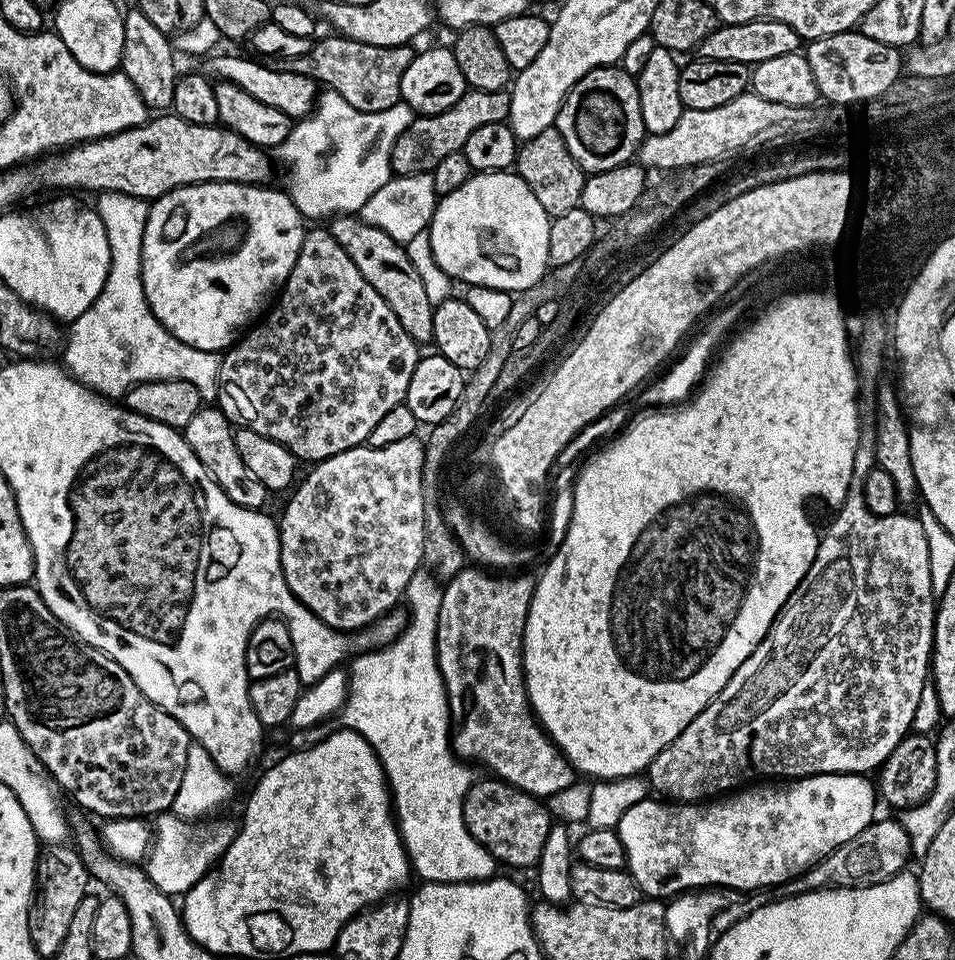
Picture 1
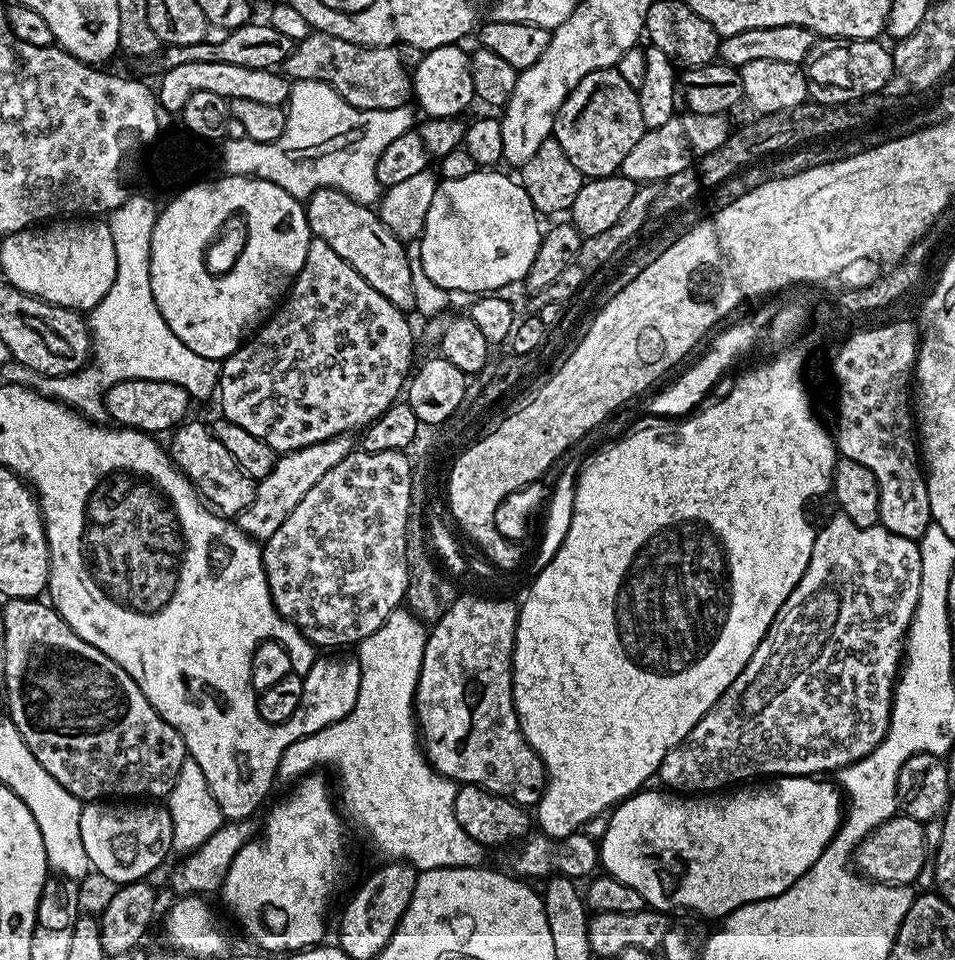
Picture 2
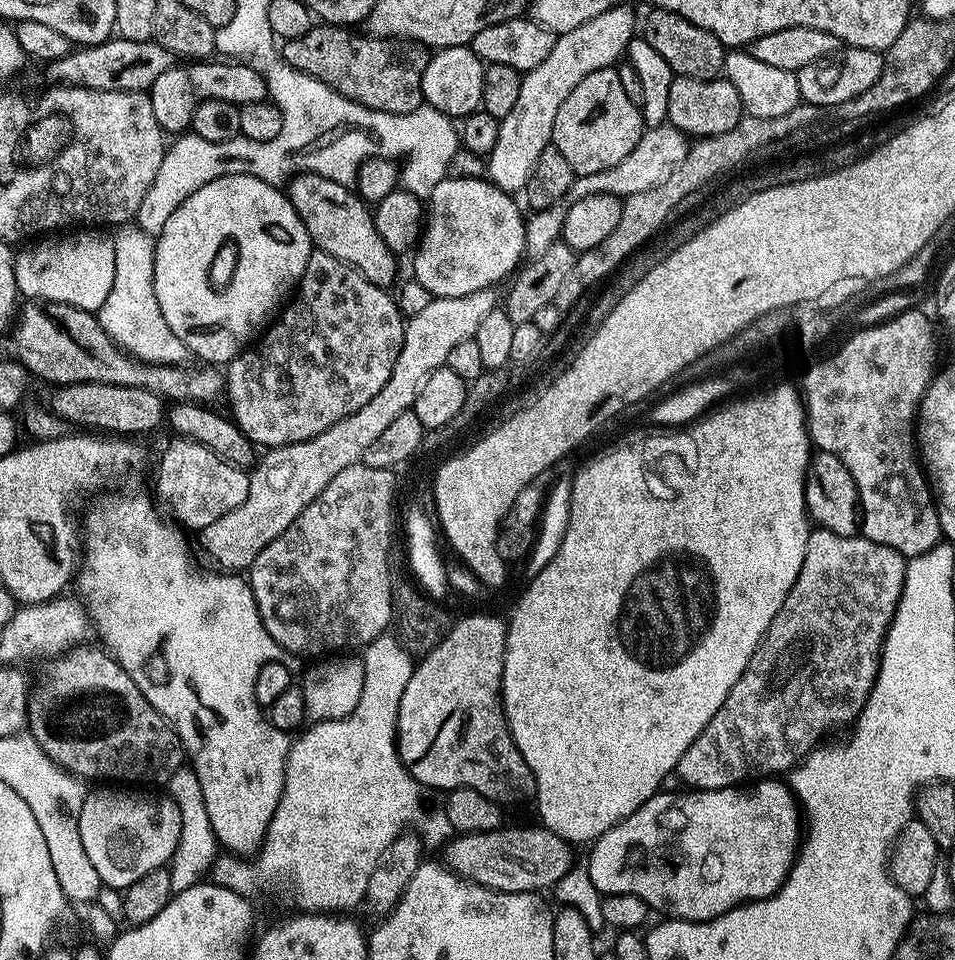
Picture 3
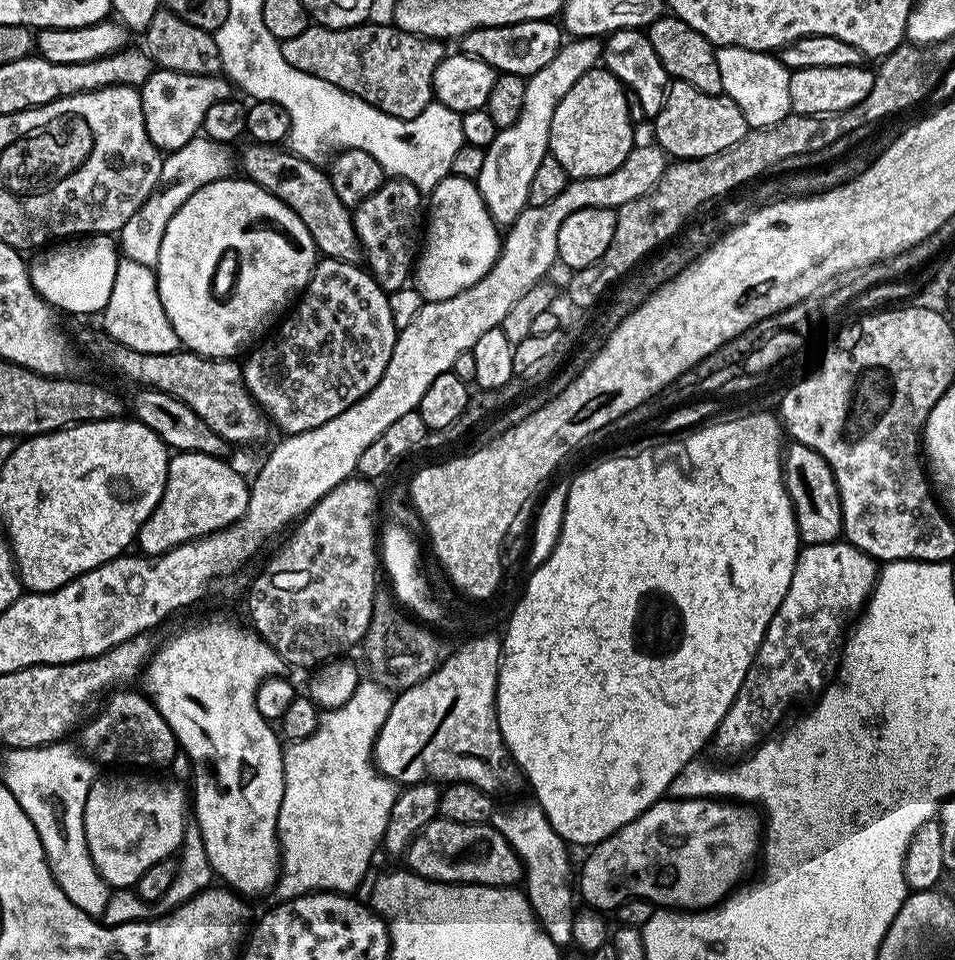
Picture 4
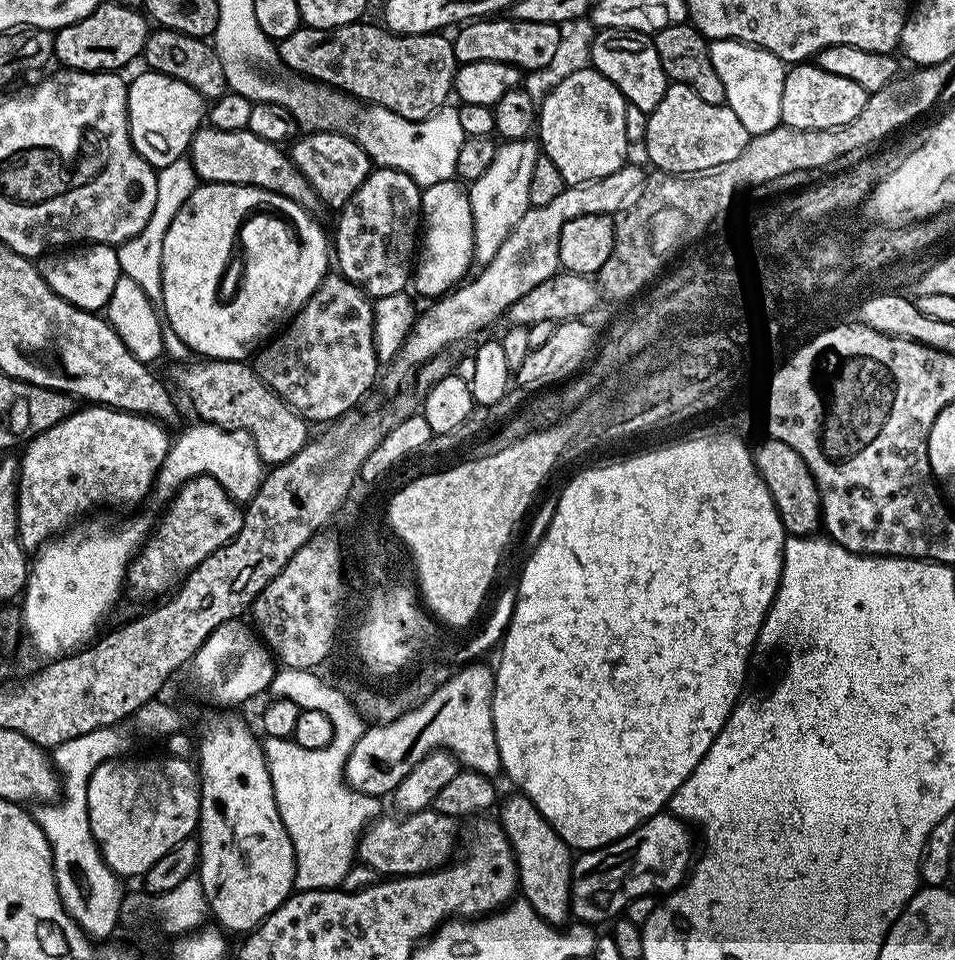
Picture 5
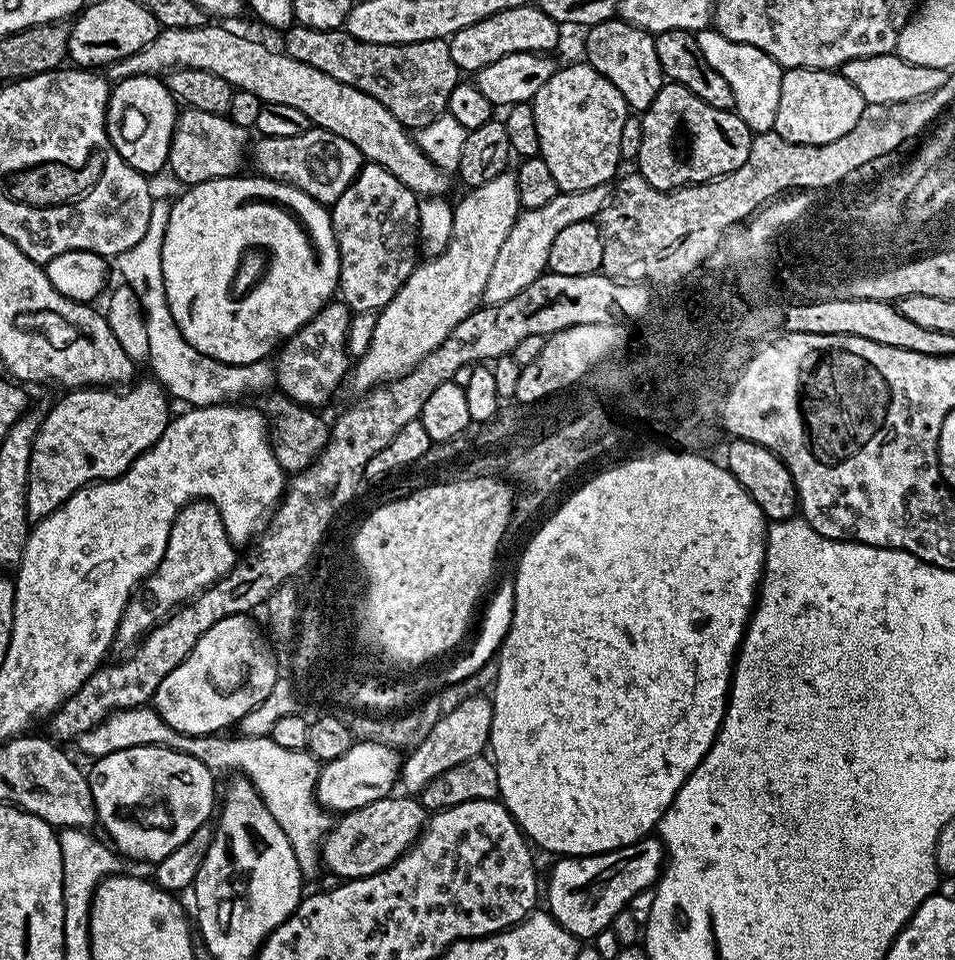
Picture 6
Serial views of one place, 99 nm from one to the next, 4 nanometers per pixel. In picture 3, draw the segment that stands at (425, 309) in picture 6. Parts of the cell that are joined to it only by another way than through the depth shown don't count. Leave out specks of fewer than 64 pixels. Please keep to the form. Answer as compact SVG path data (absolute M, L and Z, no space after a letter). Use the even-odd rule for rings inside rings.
M621 6L606 10L606 14L598 14L598 18L590 18L590 22L582 22L578 30L561 32L556 36L554 46L543 62L538 62L534 70L523 73L518 102L514 110L510 110L510 114L500 121L498 142L486 157L489 181L509 194L519 193L525 188L534 170L534 162L538 162L538 154L551 145L558 106L570 98L570 90L574 90L574 86L578 86L586 74L613 67L627 53L628 44L634 39L635 32L632 31L635 28L637 31L638 16L636 20L635 14L627 6Z

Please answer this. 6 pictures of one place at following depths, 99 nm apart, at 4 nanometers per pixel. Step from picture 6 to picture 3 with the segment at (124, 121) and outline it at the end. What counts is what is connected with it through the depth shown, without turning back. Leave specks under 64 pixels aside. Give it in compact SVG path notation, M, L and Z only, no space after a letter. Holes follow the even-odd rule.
M209 59L207 62L184 62L166 70L150 89L154 118L165 133L180 134L192 123L194 110L207 100L221 100L237 106L266 99L268 82L265 73L254 70L243 62L225 62L223 59Z

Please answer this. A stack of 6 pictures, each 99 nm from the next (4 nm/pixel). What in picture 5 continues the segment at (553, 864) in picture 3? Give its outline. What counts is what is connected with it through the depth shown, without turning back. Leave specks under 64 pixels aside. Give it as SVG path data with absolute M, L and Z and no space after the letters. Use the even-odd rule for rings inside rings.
M434 810L409 812L399 818L392 816L381 815L364 829L358 841L359 863L362 862L366 867L381 872L379 874L381 877L395 878L435 872L436 869L444 867L453 859L458 848L458 840L456 844L457 820L446 814L438 814Z

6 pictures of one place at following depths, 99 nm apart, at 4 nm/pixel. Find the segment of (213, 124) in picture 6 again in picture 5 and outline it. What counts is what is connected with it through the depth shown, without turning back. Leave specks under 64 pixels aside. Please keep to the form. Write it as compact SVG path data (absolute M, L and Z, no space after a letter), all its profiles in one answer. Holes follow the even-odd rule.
M202 126L194 134L190 149L192 169L197 177L206 184L237 184L261 188L274 194L282 194L282 198L290 198L290 202L301 204L306 211L316 214L322 205L318 194L306 182L306 178L294 166L291 155L281 145L266 142L266 138L258 138L258 134L242 130L218 130L211 126Z

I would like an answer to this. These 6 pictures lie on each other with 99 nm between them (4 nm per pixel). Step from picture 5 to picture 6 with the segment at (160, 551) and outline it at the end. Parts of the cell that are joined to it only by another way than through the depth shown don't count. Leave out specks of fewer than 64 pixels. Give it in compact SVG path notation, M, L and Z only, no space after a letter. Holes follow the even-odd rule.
M190 500L176 515L170 526L170 538L166 542L166 552L162 554L162 562L158 562L156 569L132 591L132 597L122 610L122 618L116 627L115 651L120 651L120 654L127 653L149 628L156 627L161 620L171 616L180 605L187 604L189 600L193 600L223 578L230 569L236 567L238 563L236 552L238 552L237 545L233 544L232 539L226 534L226 526L222 522L220 511L209 500Z

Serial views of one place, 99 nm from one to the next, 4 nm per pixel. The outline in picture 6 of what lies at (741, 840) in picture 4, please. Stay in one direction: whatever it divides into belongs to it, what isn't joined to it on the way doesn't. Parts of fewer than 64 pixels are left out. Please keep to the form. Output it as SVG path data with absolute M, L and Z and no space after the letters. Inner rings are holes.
M645 838L625 848L613 852L603 852L597 856L566 856L555 861L548 876L547 911L571 936L581 942L591 941L602 930L611 928L612 919L627 909L630 898L644 888L652 888L664 870L666 853L664 845L656 838Z

